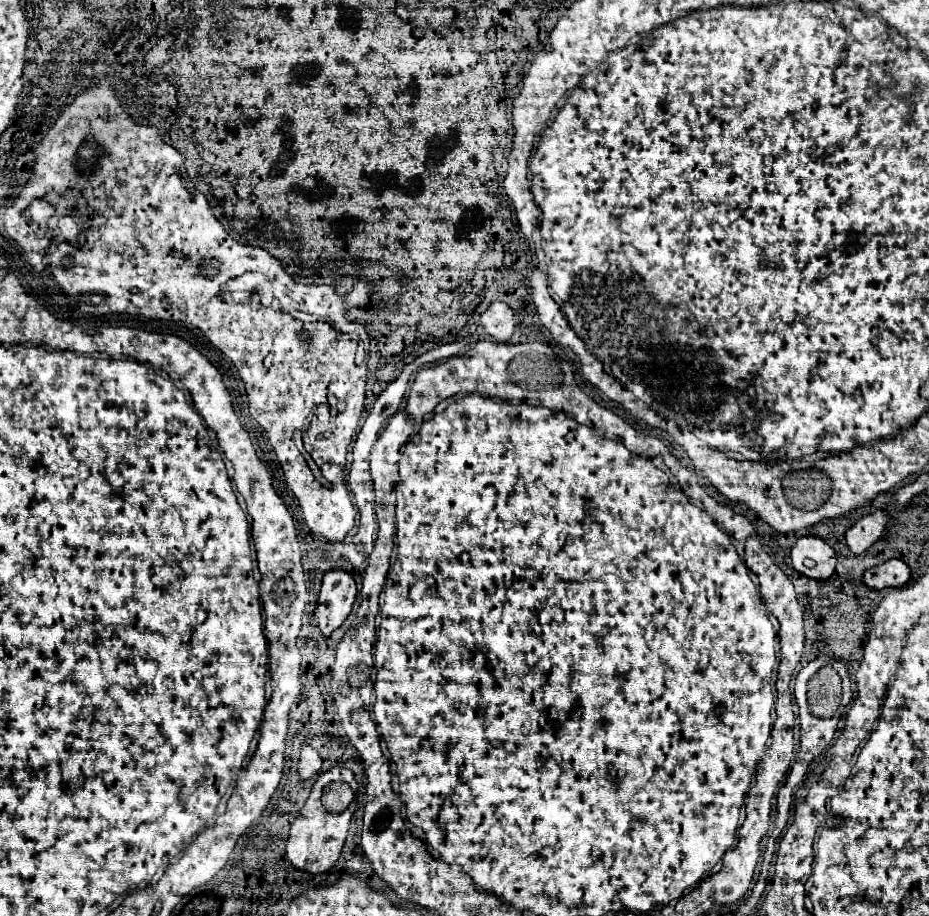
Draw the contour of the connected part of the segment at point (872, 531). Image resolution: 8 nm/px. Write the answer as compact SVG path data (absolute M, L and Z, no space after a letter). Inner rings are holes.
M876 511L860 521L856 521L848 531L846 531L846 545L854 555L862 555L866 549L870 549L882 535L884 527L888 523L886 511Z

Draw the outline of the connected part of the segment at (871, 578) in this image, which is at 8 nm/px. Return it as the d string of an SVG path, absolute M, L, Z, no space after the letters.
M890 559L878 567L868 569L862 575L862 583L874 591L886 589L886 587L902 587L910 579L910 569L900 559Z

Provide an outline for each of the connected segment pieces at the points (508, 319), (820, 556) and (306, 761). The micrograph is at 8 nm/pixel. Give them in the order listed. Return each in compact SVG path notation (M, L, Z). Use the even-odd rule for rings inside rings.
M494 301L482 313L478 333L486 335L486 337L492 337L496 341L508 341L512 337L512 333L514 333L514 325L516 323L514 323L512 309L502 301Z
M808 535L808 537L798 539L796 545L792 547L790 557L792 557L792 567L798 573L802 573L802 575L806 575L810 579L826 581L834 573L836 553L834 553L834 549L826 541L822 541L818 537L810 537ZM804 559L812 559L814 561L814 567L808 569L804 565Z
M304 745L300 749L300 759L298 759L298 773L302 779L310 779L314 775L320 773L322 767L322 759L318 755L318 751L314 751L310 745Z

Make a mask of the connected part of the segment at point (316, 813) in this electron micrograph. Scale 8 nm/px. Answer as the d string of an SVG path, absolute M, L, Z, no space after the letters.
M332 767L324 773L318 775L316 783L312 785L312 791L310 791L310 797L308 801L304 803L300 815L294 819L292 827L290 827L290 837L288 837L288 843L286 843L286 857L288 861L305 873L310 875L324 875L328 873L334 863L338 861L340 857L340 851L342 851L342 845L346 841L346 833L348 833L348 825L350 825L350 813L330 813L324 805L322 805L322 789L332 783L332 781L346 781L354 791L358 789L356 781L354 781L354 773L346 767Z

